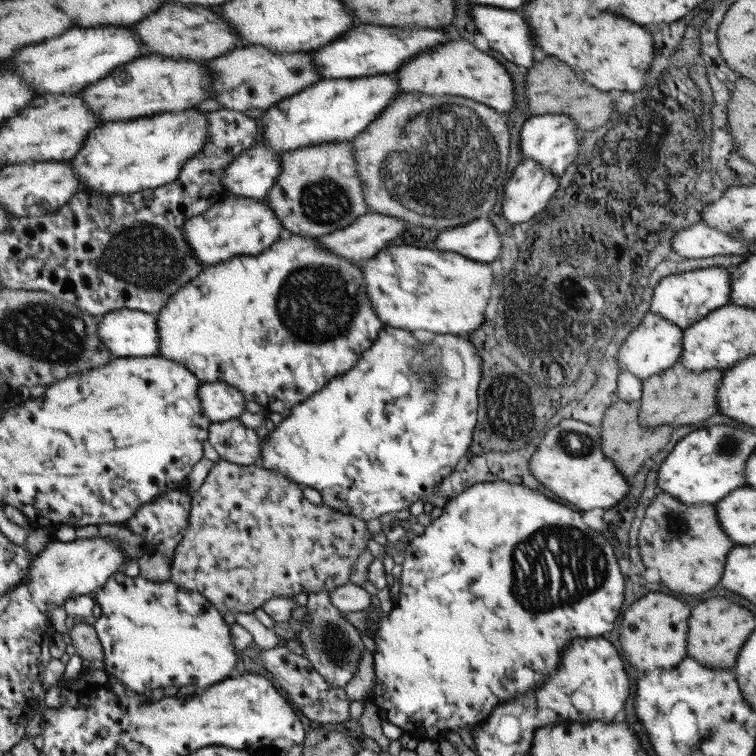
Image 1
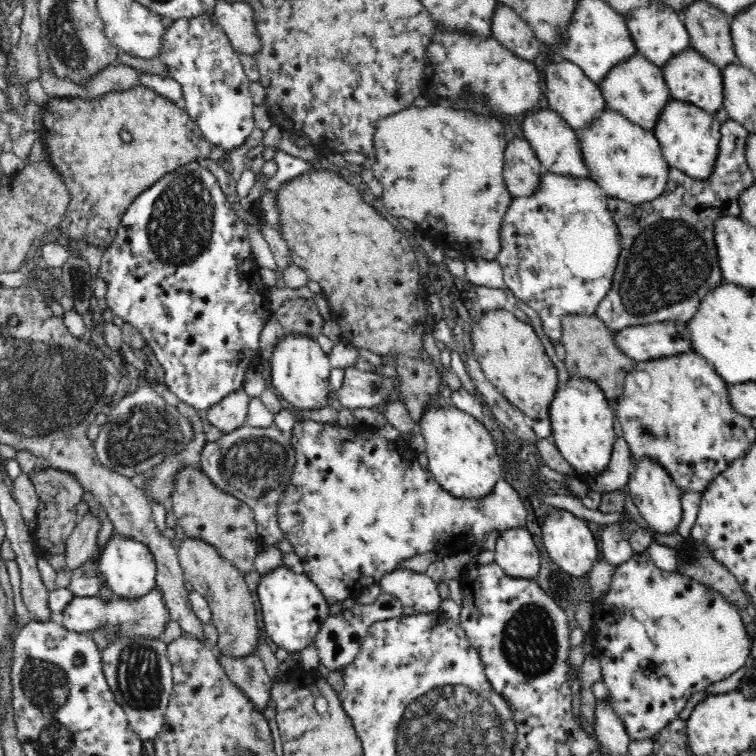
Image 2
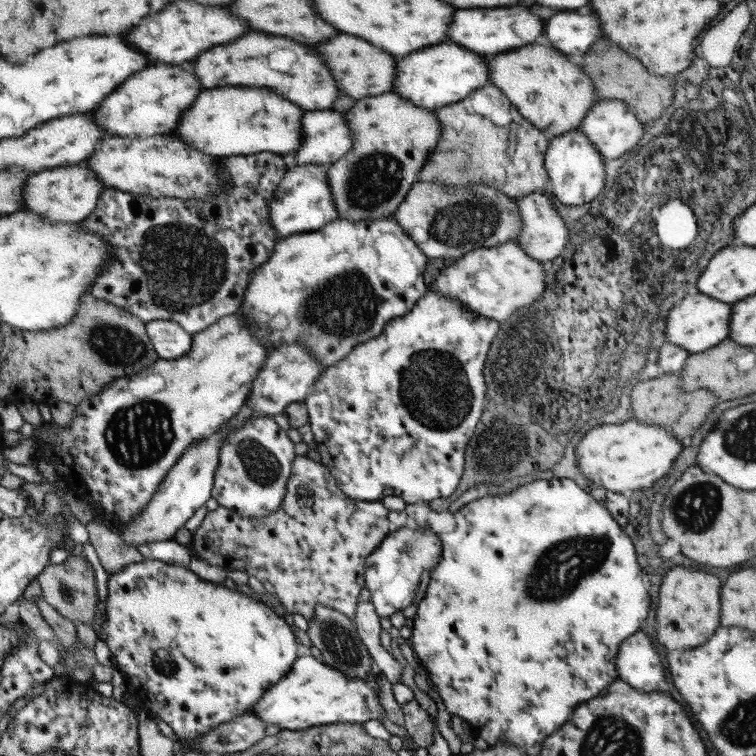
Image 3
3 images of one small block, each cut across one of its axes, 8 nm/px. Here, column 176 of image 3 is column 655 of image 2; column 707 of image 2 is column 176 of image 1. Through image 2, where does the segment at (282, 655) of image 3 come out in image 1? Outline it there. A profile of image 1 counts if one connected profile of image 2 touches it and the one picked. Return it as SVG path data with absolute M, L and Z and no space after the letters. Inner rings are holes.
M120 570L114 572L106 584L96 588L94 598L98 608L93 627L103 646L104 660L101 666L132 692L149 696L150 691L156 688L178 688L192 684L196 684L201 692L235 676L233 673L240 658L236 655L230 627L224 621L223 614L200 592L180 588L170 580L157 583L140 575L130 577Z

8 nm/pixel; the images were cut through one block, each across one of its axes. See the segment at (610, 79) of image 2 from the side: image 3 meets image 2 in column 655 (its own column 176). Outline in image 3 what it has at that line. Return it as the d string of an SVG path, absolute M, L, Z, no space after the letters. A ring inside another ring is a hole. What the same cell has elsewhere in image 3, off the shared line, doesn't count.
M166 63L150 67L128 76L110 96L106 96L92 112L92 119L106 131L107 136L133 137L170 134L180 116L193 106L198 94L206 88L198 75L183 65Z

